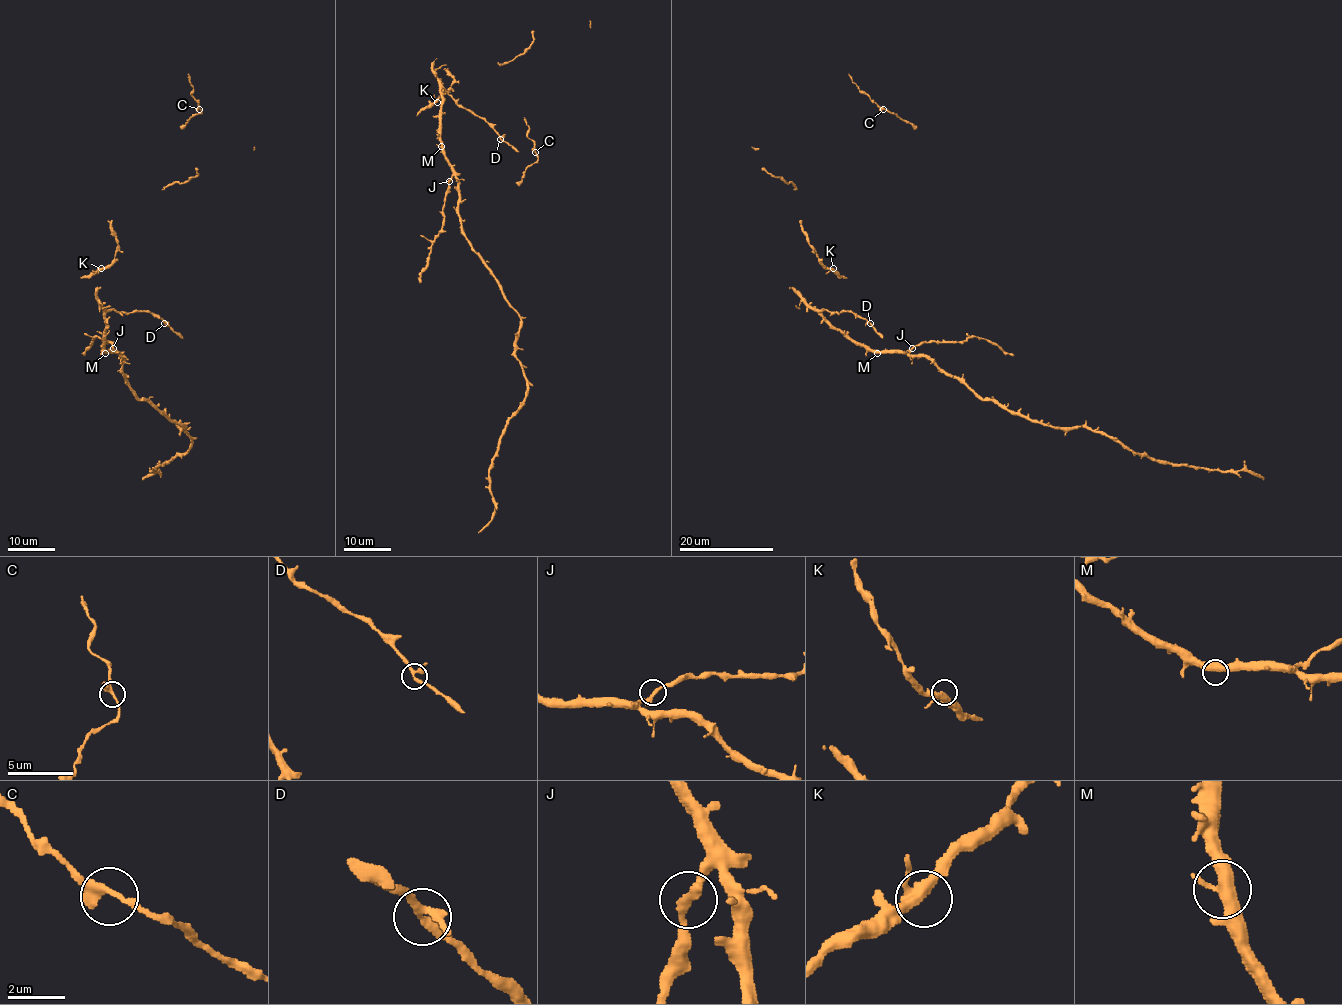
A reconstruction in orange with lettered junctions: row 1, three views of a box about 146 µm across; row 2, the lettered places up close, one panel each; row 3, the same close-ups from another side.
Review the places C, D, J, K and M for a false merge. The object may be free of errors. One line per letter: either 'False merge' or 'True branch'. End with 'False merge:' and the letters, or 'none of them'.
C: True branch
D: True branch
J: True branch
K: True branch
M: True branch
False merge: none of them

